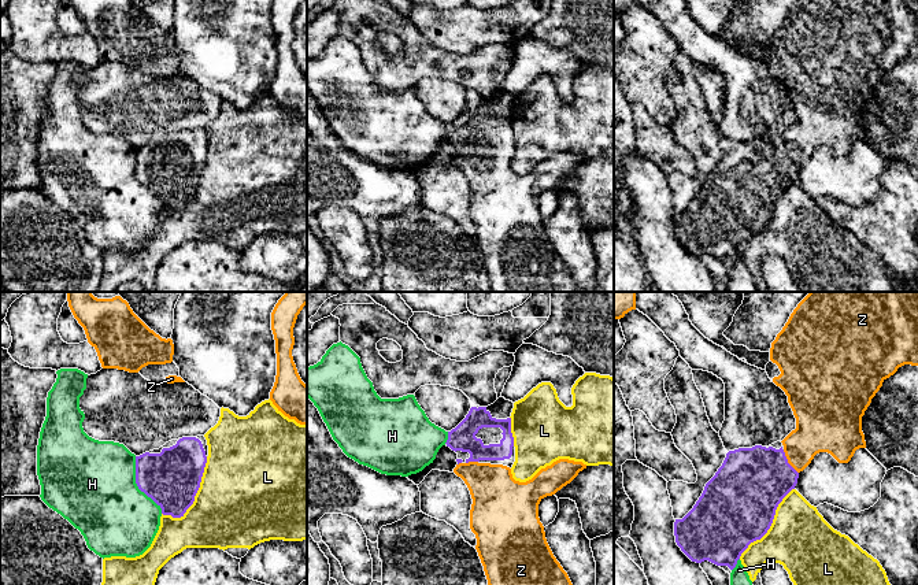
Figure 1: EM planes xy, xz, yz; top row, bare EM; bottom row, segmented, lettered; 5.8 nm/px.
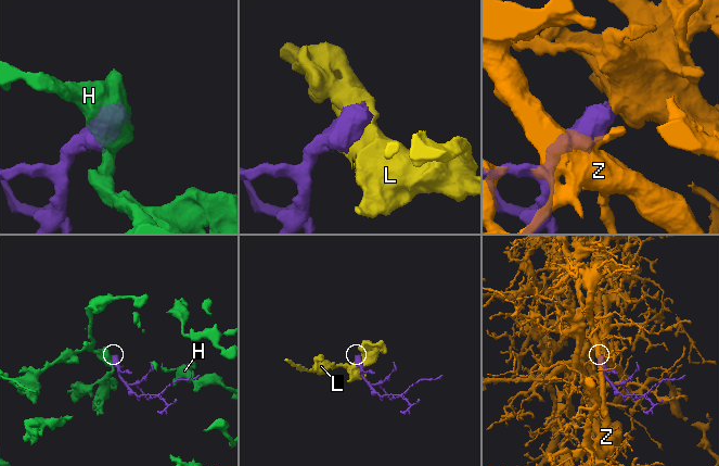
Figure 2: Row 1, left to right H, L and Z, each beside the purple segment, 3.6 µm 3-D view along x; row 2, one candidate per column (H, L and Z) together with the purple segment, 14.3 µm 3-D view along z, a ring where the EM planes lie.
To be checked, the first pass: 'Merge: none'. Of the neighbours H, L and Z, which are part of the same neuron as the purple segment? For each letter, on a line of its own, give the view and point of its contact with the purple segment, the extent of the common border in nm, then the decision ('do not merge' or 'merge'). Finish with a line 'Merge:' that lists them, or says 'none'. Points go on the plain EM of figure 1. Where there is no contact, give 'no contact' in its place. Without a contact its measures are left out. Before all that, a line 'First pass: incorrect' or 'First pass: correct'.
First pass: incorrect
H: contact xy (137, 178); length 380 nm; do not merge
L: contact xy (195, 188); length 440 nm; do not merge
Z: contact yz (787, 155); length 170 nm; merge
Merge: Z

